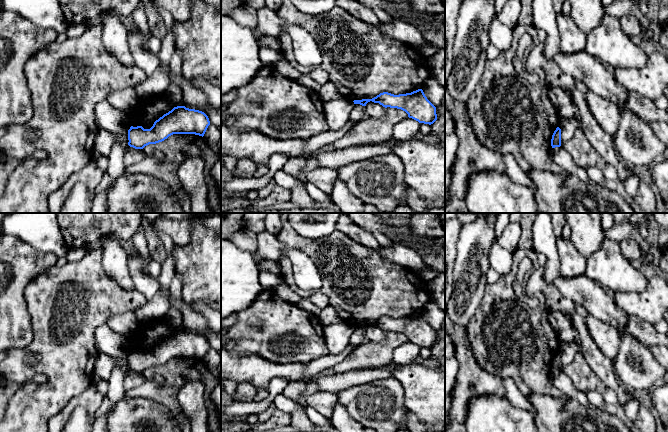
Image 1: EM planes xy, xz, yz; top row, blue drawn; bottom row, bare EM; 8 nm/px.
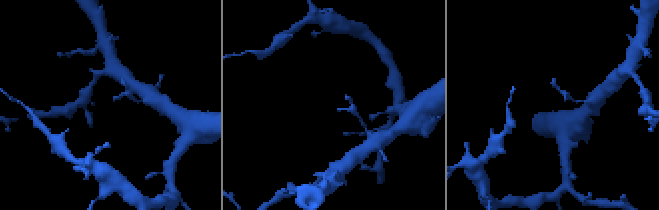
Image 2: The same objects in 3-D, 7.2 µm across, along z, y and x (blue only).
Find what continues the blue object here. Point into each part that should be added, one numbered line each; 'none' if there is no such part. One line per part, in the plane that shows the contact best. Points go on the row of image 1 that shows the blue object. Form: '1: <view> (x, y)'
none

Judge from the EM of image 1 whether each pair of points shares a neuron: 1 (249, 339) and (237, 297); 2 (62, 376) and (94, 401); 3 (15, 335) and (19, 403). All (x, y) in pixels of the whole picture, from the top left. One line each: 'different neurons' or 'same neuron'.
1: different neurons
2: different neurons
3: different neurons

